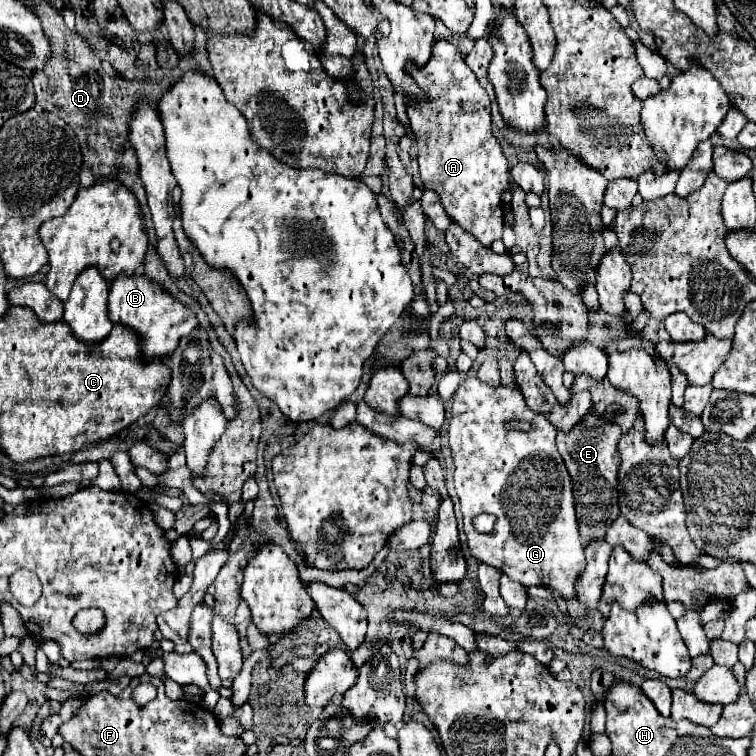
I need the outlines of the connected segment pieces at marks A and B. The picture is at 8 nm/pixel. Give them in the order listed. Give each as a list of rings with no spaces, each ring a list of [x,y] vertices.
[[[438,40],[424,68],[408,66],[416,84],[430,96],[426,104],[408,104],[409,125],[418,145],[419,173],[424,188],[440,196],[444,212],[480,244],[490,246],[502,238],[502,194],[510,190],[508,160],[492,134],[490,100],[466,66],[460,50]]]
[[[120,276],[110,286],[110,298],[108,298],[108,316],[112,324],[122,324],[140,336],[144,360],[160,360],[168,358],[172,350],[176,350],[180,338],[188,336],[196,326],[196,316],[178,300],[174,300],[170,294],[166,294],[156,282],[144,278],[144,276]]]

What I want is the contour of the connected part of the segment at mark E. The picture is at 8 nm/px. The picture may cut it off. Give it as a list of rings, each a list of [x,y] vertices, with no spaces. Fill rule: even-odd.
[[[590,412],[570,432],[558,432],[558,452],[562,454],[574,484],[576,516],[584,546],[588,546],[592,540],[604,540],[608,524],[612,524],[612,520],[620,516],[616,490],[616,472],[620,466],[620,454],[616,444],[620,436],[622,432],[616,424],[608,424],[608,420],[602,420],[602,416],[596,416],[594,412]]]

